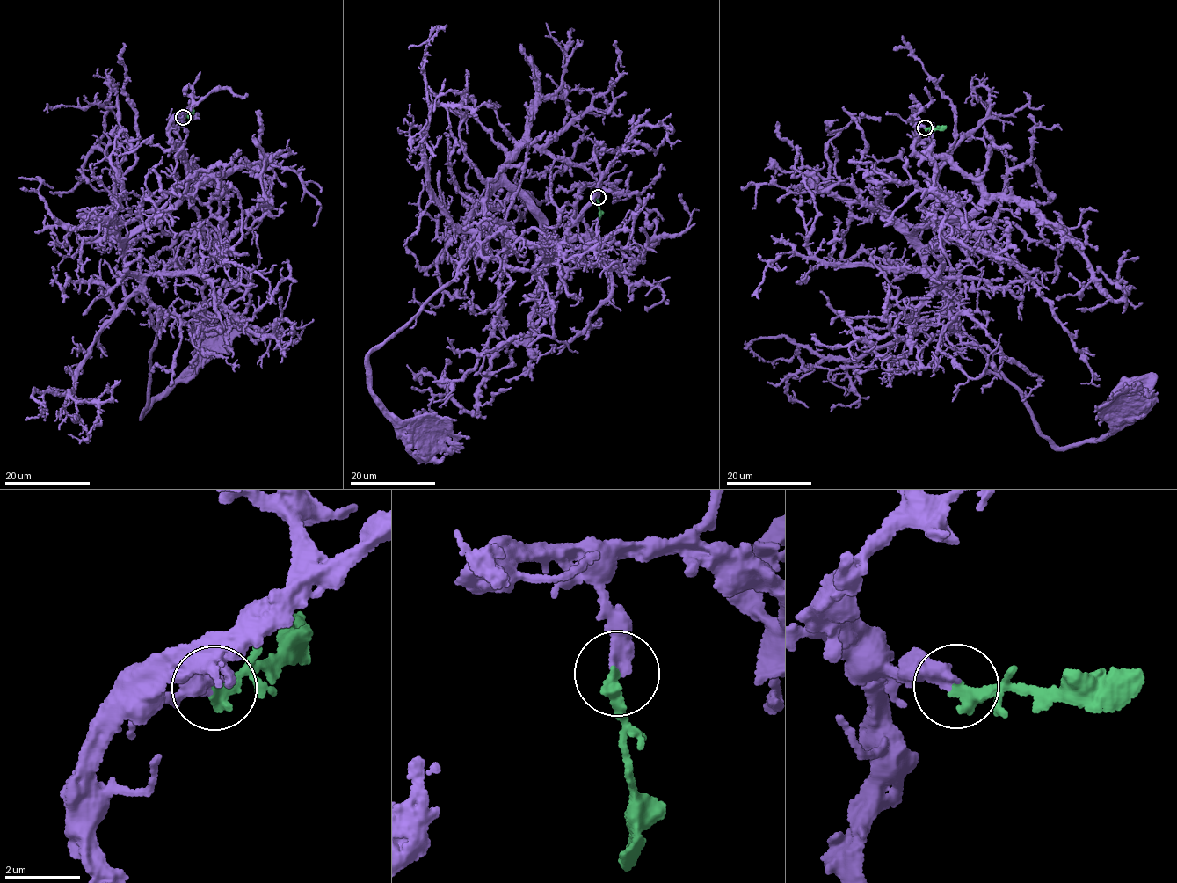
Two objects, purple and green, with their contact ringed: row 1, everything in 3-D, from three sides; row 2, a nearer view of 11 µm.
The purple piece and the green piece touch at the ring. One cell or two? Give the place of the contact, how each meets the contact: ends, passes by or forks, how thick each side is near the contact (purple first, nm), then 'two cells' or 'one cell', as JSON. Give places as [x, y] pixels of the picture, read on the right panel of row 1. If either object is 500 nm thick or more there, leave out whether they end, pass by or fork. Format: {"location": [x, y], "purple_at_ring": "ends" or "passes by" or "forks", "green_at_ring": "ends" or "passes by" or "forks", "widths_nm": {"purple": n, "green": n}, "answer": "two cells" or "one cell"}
{"location": [925, 127], "purple_at_ring": "ends", "green_at_ring": "ends", "widths_nm": {"purple": 400, "green": 360}, "answer": "one cell"}

